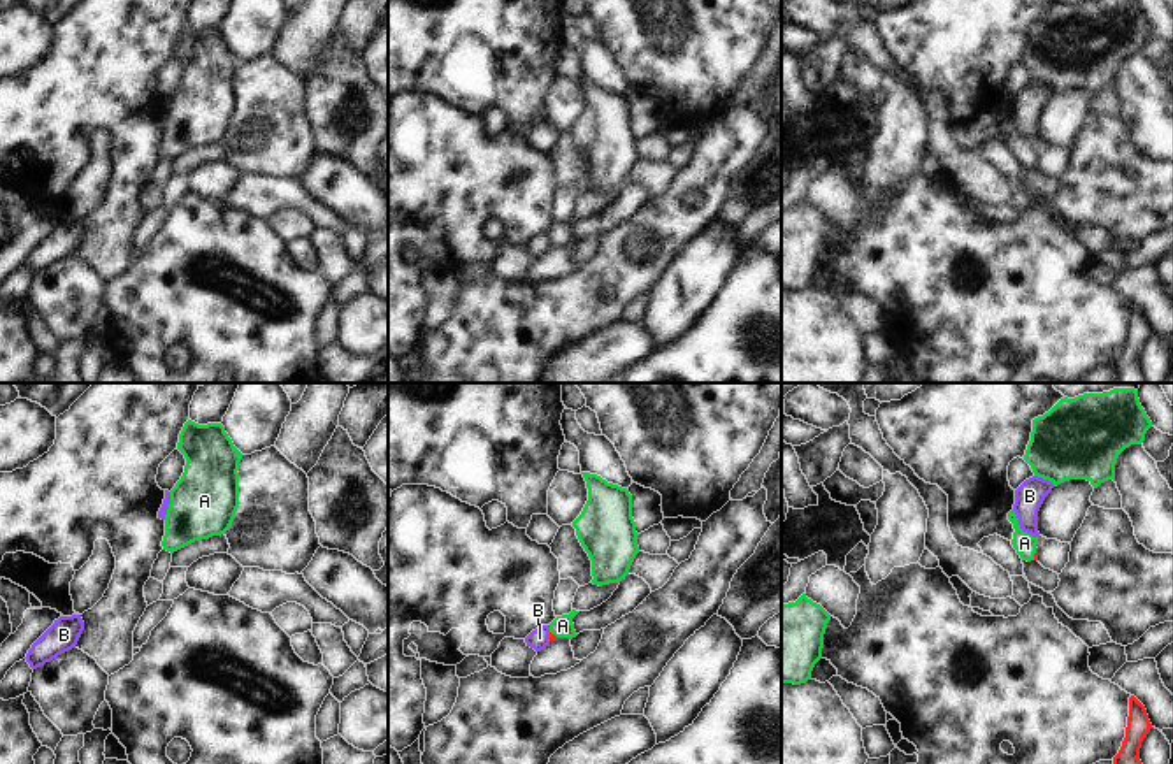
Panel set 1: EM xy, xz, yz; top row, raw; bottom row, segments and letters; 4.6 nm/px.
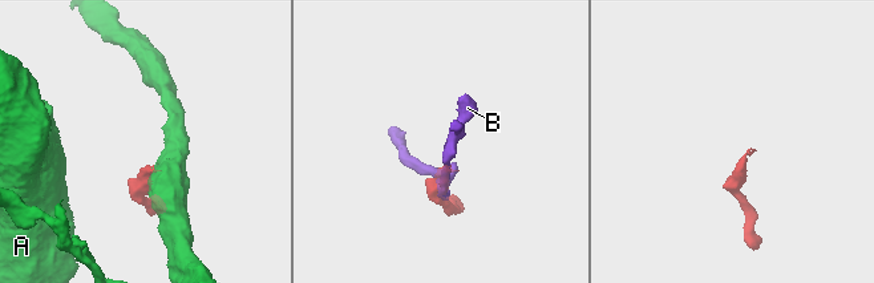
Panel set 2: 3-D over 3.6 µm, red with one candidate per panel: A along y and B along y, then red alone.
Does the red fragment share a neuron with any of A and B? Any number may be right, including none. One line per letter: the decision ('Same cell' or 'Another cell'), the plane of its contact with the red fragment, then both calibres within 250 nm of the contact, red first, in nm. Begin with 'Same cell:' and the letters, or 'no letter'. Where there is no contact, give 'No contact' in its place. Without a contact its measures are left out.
Same cell: A
A: Same cell. Touches red in xz. Thickness 30 nm (red) against 100 nm
B: Another cell. Touches red in xz. Thickness 30 nm (red) against 90 nm

